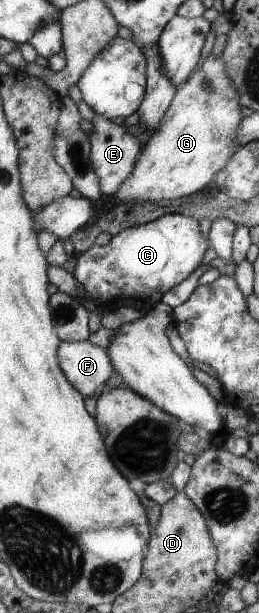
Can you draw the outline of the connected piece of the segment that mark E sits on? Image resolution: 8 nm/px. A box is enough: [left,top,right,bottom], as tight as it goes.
[88,113,142,195]

